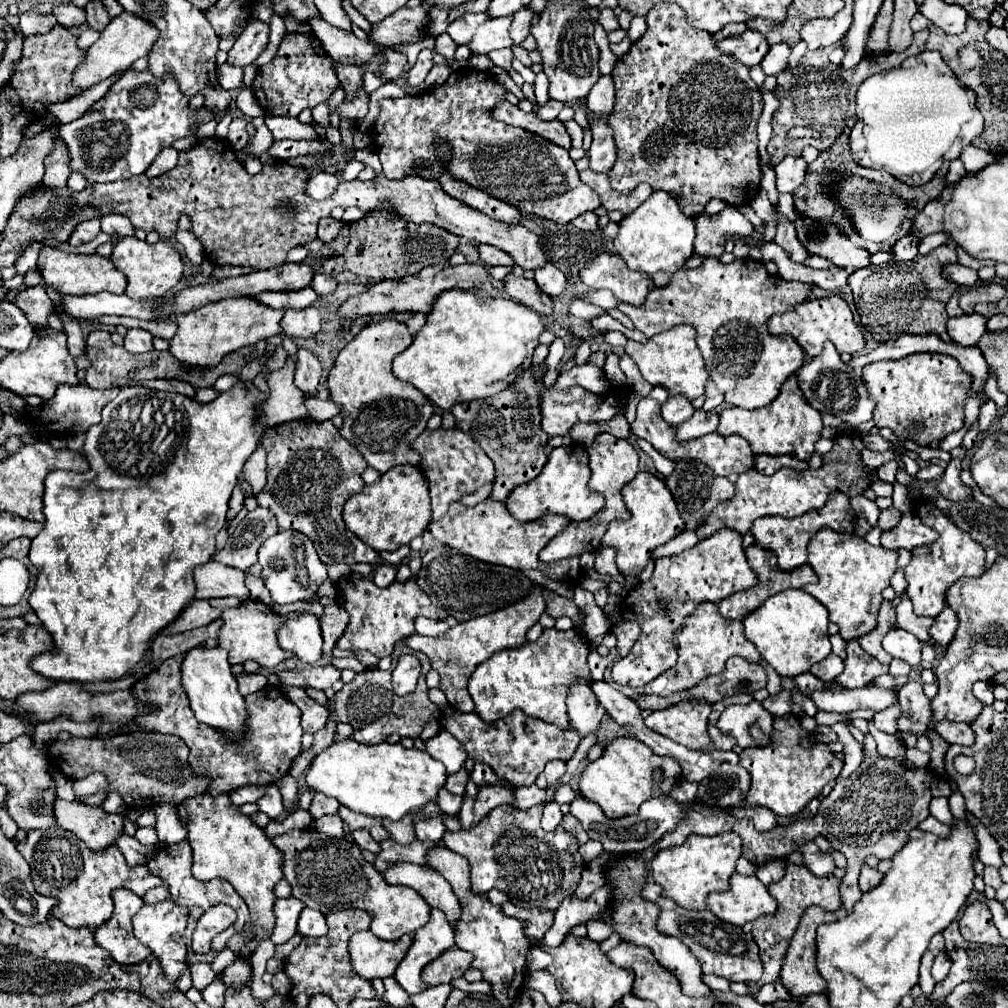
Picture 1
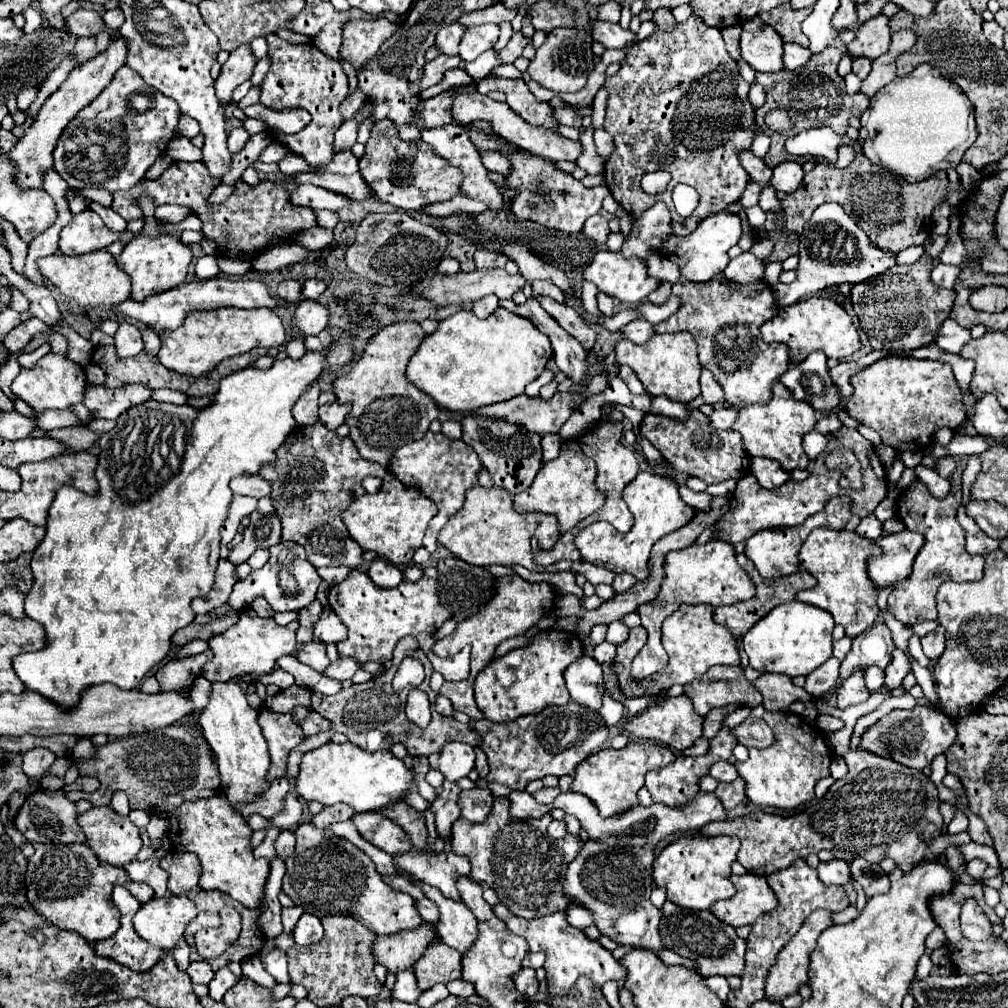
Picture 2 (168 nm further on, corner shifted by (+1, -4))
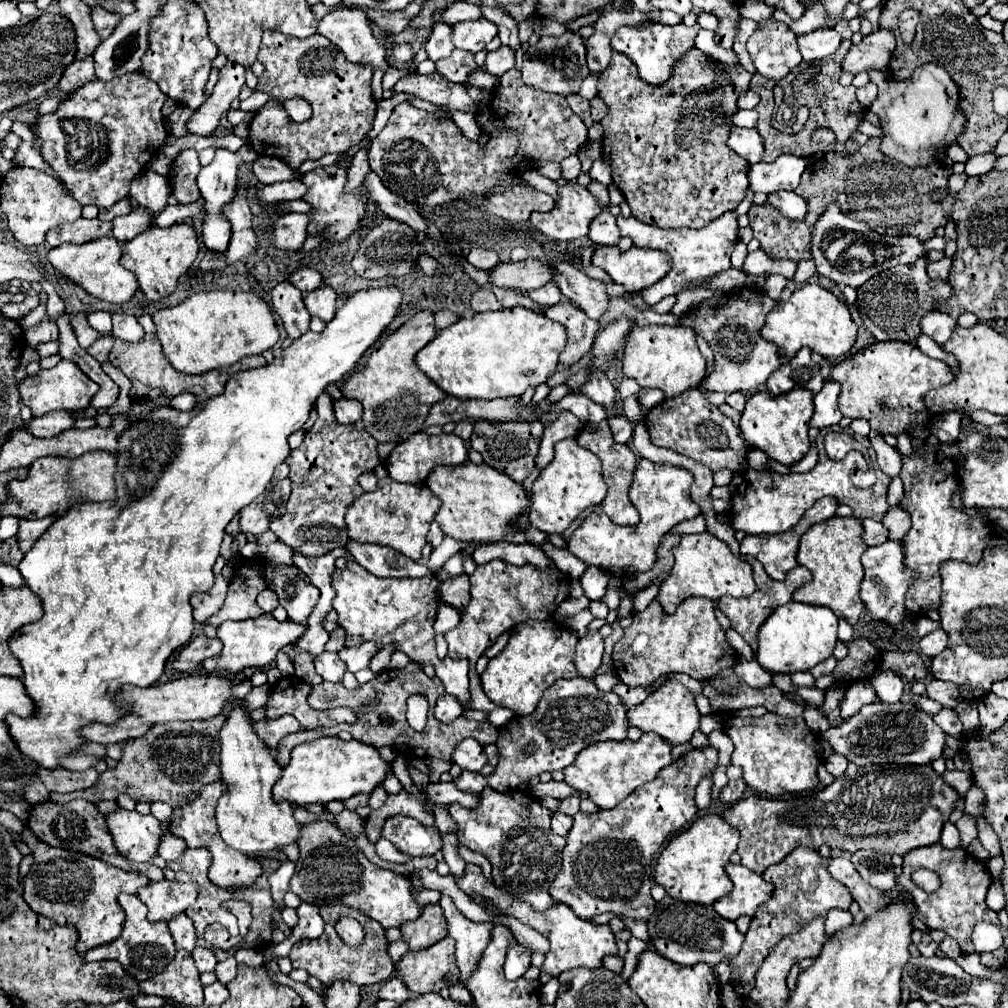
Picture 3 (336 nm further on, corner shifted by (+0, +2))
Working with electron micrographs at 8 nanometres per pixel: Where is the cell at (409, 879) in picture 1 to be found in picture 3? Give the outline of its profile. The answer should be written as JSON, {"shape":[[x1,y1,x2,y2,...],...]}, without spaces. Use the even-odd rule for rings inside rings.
{"shape":[[442,896,440,906,448,922,448,936,456,940,456,958,458,958,458,968,462,974,460,982,466,982,474,974,482,952,492,940,494,924,492,922,480,922,480,924,470,922,466,916,462,916,462,912,458,912,450,896]]}

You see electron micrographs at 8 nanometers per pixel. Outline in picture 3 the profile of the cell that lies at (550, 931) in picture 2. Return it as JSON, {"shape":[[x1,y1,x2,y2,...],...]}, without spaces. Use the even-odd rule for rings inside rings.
{"shape":[[468,864,466,868,466,876,462,880,458,880,458,886,466,892,476,896,476,900,490,900,494,904,496,910,500,910,502,914,510,914,522,922,526,922,528,926,532,926,534,930,538,930,544,938,548,938,550,942,550,950,546,954,544,966,540,968,540,982,548,980,548,978,556,978,558,974,566,972,568,968,578,968,578,966,586,966,586,968,598,968,602,966,602,958,610,956,610,954,618,954,616,942,614,942,614,932,610,930,608,924,594,924,590,920,582,920,578,918,572,908,566,908,566,904,554,904,552,908,548,908,546,912,536,912,534,908,530,908,530,904,514,898,512,894,496,888,492,884,492,880,484,878,480,866]]}

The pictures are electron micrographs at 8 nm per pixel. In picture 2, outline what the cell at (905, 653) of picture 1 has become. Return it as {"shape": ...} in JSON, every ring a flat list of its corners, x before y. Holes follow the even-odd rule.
{"shape":[[895,648,893,656,891,656,891,662,885,668,885,686,899,688,901,680,911,672,911,664,913,664,911,656,905,650]]}

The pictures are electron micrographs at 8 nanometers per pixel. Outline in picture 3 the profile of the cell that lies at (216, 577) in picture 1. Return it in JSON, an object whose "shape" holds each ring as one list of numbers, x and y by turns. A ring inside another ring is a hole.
{"shape":[[218,576,212,590,210,592,194,592,194,596,190,596,190,606,194,612,194,620,198,624,204,624,212,614,216,614,226,598,226,590,228,590,228,582]]}

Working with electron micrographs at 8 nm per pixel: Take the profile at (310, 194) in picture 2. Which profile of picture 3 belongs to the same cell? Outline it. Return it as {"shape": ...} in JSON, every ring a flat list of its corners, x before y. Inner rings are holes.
{"shape":[[286,180,262,186,258,190,258,202,260,204,272,204,272,202,286,202,286,200,298,200,306,194,306,186,300,180]]}

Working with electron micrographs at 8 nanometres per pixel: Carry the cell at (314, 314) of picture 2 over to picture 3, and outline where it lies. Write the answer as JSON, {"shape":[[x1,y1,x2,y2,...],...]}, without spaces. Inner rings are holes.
{"shape":[[322,284,320,288,312,292,304,292,304,304,312,316,320,316,324,322,330,322,336,312,336,292,328,284]]}

